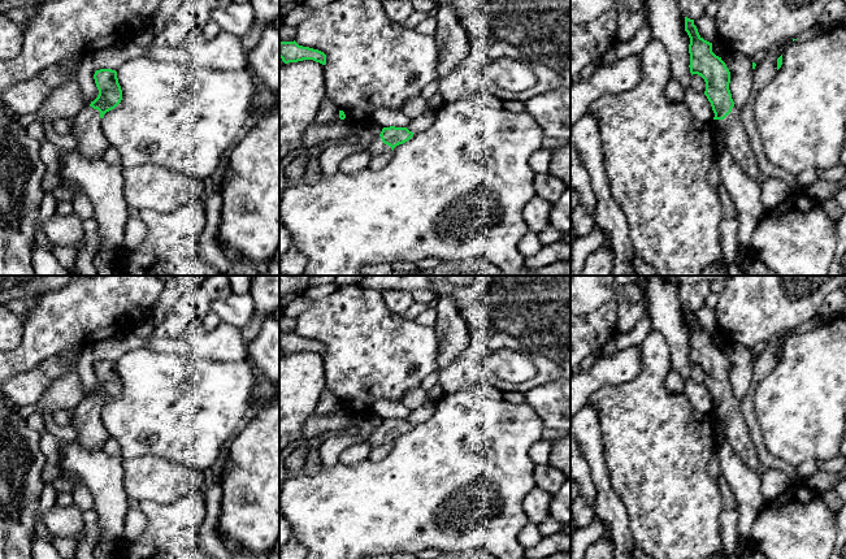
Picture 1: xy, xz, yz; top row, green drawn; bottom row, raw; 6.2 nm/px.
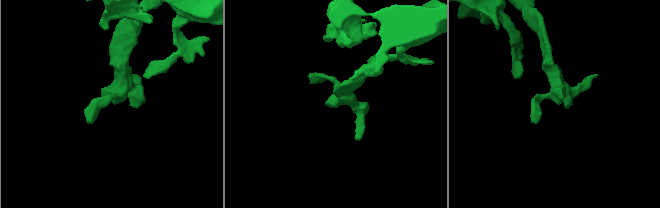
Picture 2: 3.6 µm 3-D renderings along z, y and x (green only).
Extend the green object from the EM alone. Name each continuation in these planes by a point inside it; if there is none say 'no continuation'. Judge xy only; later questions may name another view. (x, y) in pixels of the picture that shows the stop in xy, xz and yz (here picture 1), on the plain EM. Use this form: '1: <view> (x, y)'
1: xy (91, 433)

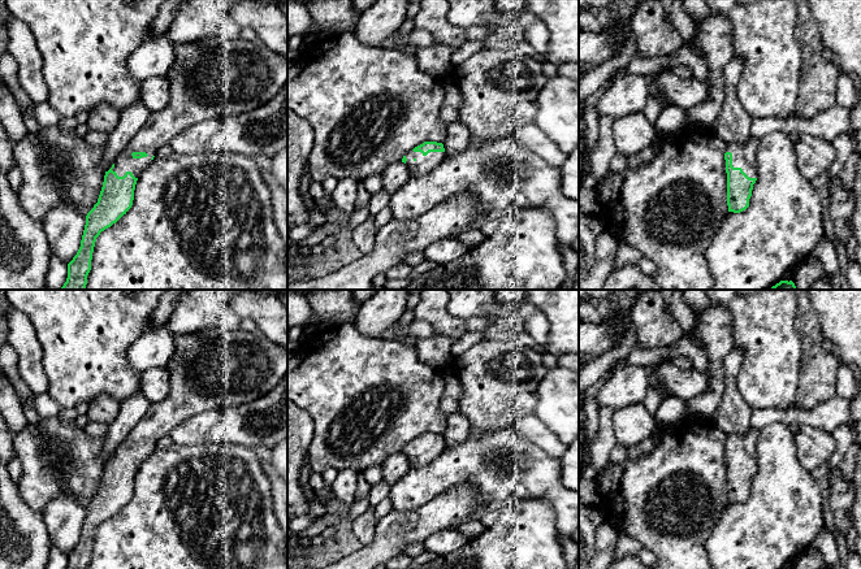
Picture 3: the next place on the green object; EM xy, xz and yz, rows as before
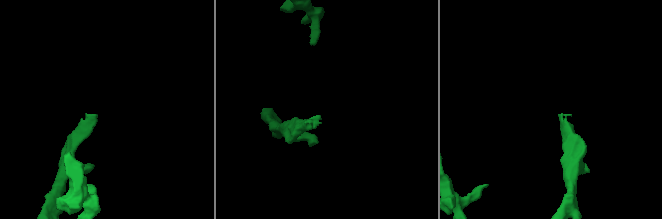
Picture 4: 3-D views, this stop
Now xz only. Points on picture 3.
1: xz (423, 456)

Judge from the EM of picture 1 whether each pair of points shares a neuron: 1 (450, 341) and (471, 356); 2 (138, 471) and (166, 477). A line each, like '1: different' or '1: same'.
1: different
2: same

